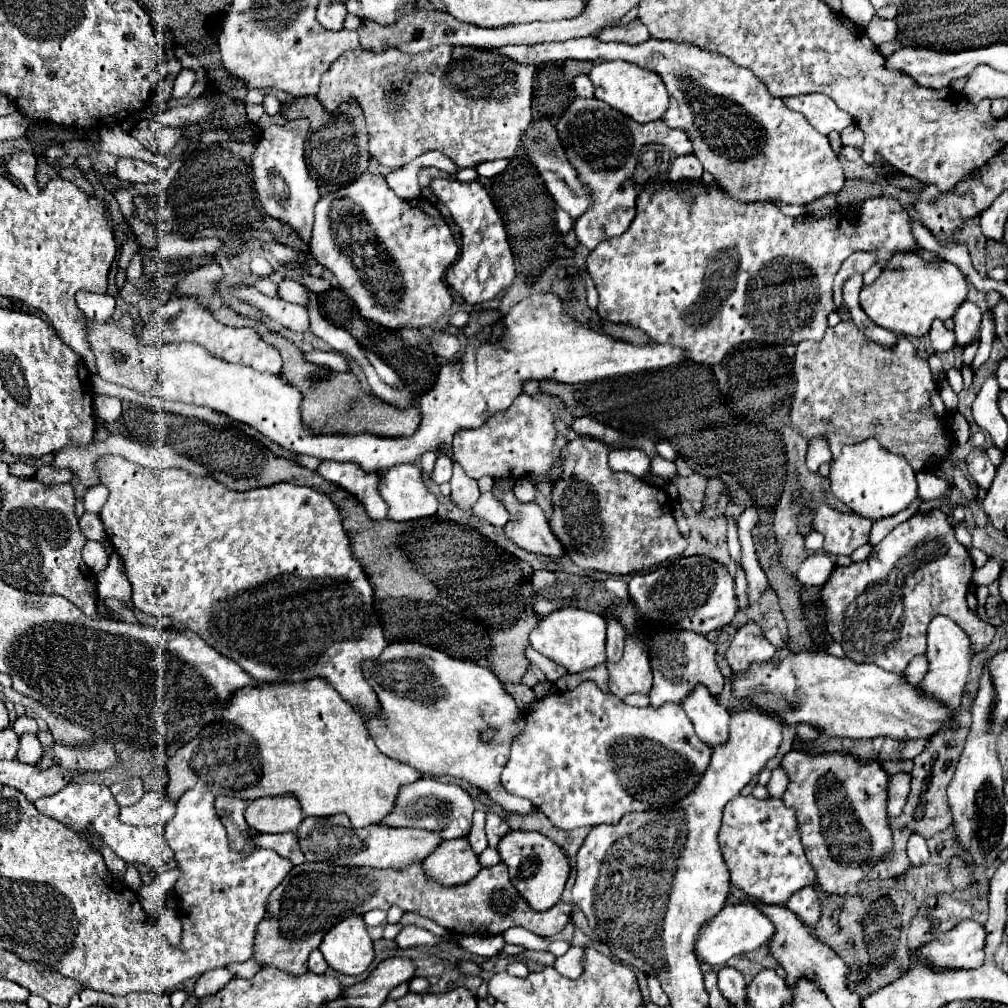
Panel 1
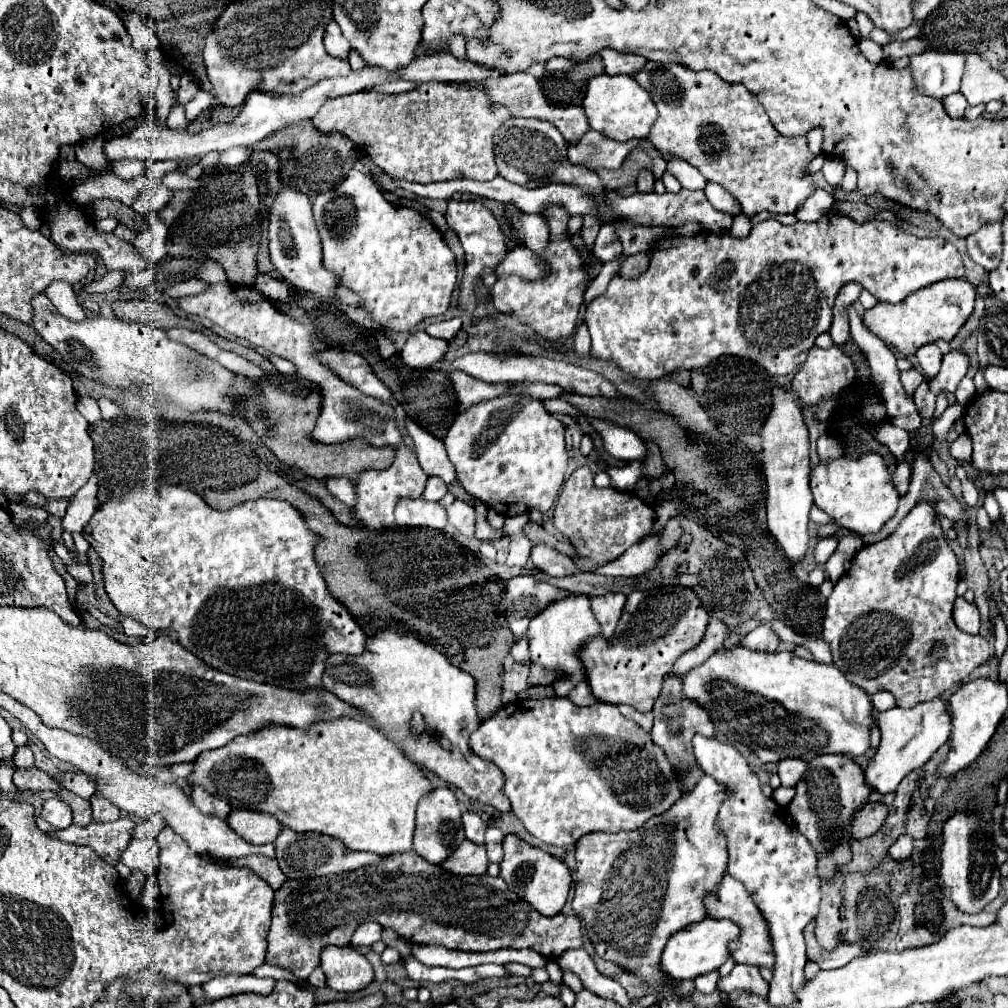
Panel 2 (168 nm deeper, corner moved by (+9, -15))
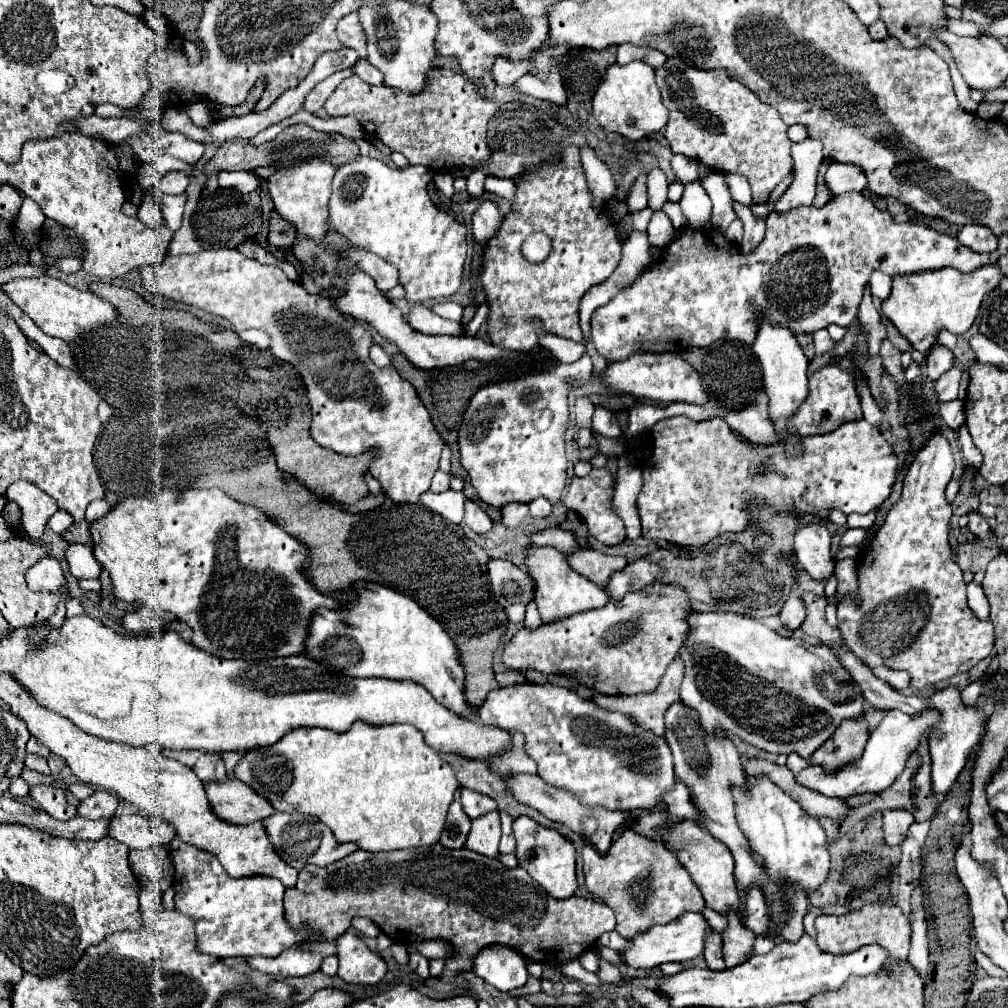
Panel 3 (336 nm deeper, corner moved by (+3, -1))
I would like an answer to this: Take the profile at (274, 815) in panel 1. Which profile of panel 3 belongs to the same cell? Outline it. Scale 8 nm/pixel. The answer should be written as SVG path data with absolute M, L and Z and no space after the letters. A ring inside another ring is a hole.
M231 779L225 785L205 785L209 803L217 817L235 825L251 825L273 815L273 807L265 797L253 793L241 781Z

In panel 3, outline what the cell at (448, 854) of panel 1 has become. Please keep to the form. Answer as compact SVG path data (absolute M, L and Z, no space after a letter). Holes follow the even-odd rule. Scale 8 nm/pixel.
M493 811L485 817L479 817L473 821L473 827L467 835L465 847L469 851L481 853L485 857L497 857L497 845L501 837L501 825L499 825L499 811Z

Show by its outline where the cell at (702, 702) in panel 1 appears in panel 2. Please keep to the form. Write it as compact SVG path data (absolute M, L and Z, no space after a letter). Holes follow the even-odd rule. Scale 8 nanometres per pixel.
M695 735L693 749L703 773L711 775L729 791L719 811L719 829L727 837L727 871L745 883L769 925L775 955L773 979L769 981L769 1001L775 1007L793 1005L795 991L805 983L803 967L807 963L807 955L803 929L817 917L821 901L821 879L815 875L817 851L807 843L807 837L797 831L787 811L783 811L783 807L779 809L771 797L763 795L757 775L733 745Z

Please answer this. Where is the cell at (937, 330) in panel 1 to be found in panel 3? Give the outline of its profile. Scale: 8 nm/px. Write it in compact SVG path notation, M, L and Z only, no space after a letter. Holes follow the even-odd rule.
M935 343L931 349L929 349L929 355L927 355L927 367L925 367L925 377L929 379L937 379L941 373L945 373L949 367L953 365L953 353L941 345L941 343Z

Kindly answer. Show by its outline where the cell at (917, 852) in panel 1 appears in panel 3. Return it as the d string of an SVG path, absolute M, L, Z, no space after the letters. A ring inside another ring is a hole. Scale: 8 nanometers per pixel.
M885 811L883 813L883 833L889 845L901 845L909 833L913 815L909 811Z

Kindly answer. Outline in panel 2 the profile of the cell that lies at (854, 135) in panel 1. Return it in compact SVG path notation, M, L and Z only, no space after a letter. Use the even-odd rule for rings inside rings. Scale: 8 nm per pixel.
M847 169L847 171L845 171L845 175L843 175L841 183L839 183L839 189L841 189L843 193L851 193L851 191L857 189L857 175L855 175L853 169Z

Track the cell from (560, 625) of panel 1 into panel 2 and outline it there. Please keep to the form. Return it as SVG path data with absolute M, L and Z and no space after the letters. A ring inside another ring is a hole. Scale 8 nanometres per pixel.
M569 595L565 599L555 599L553 603L549 603L539 615L535 615L529 623L527 635L529 635L529 653L531 653L531 661L543 665L549 671L555 669L563 669L565 677L555 681L553 689L559 697L567 697L569 691L579 683L585 681L585 671L583 665L577 657L577 651L581 647L581 643L585 643L587 639L599 635L599 621L595 619L593 611L591 611L591 601L587 595Z

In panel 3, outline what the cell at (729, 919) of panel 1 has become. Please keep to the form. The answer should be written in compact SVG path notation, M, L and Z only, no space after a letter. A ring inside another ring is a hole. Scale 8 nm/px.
M683 913L673 923L667 925L655 925L647 933L641 933L631 939L631 945L621 953L623 961L635 969L653 969L661 963L683 963L691 961L699 955L703 955L705 949L705 937L711 933L711 927L703 913Z

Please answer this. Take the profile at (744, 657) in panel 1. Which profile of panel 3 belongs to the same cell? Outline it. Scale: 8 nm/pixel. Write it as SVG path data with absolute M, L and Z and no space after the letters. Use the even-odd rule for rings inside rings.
M791 595L791 597L785 601L783 609L779 611L779 619L781 619L781 623L783 623L785 629L789 629L789 631L799 629L801 621L805 619L805 609L803 609L803 605L801 605L801 599L795 597L795 595Z

